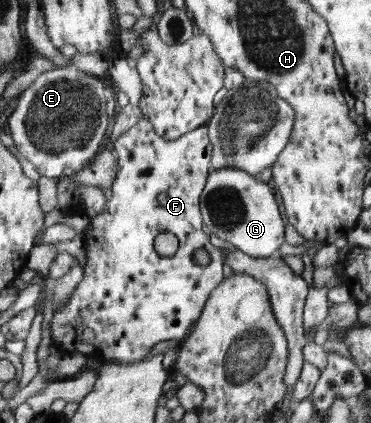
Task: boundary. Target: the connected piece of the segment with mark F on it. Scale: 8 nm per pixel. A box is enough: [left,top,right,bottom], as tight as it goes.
[51,117,225,363]

